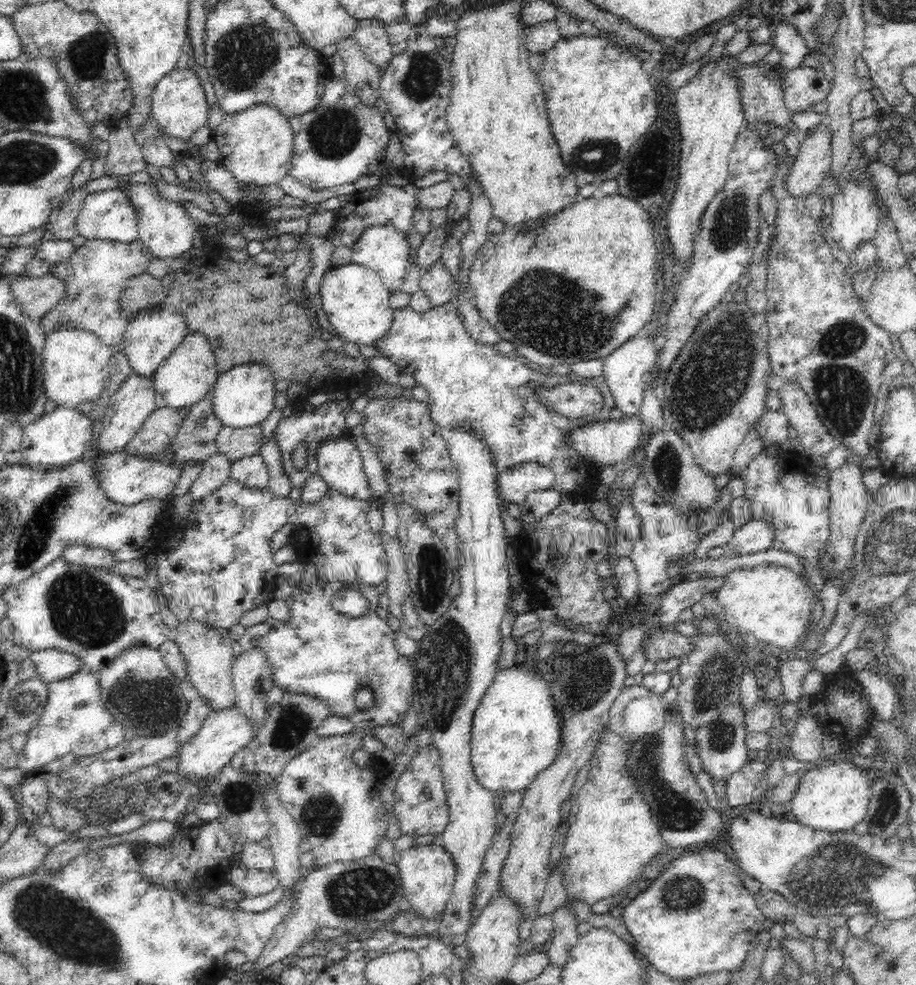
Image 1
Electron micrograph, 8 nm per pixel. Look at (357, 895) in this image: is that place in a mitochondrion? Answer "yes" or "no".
yes

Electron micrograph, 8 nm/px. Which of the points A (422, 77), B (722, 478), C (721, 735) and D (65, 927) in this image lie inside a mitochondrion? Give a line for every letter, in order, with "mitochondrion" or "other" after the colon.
A: mitochondrion
B: other
C: mitochondrion
D: mitochondrion

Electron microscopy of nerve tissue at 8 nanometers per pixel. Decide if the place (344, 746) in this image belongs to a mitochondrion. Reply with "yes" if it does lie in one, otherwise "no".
no

